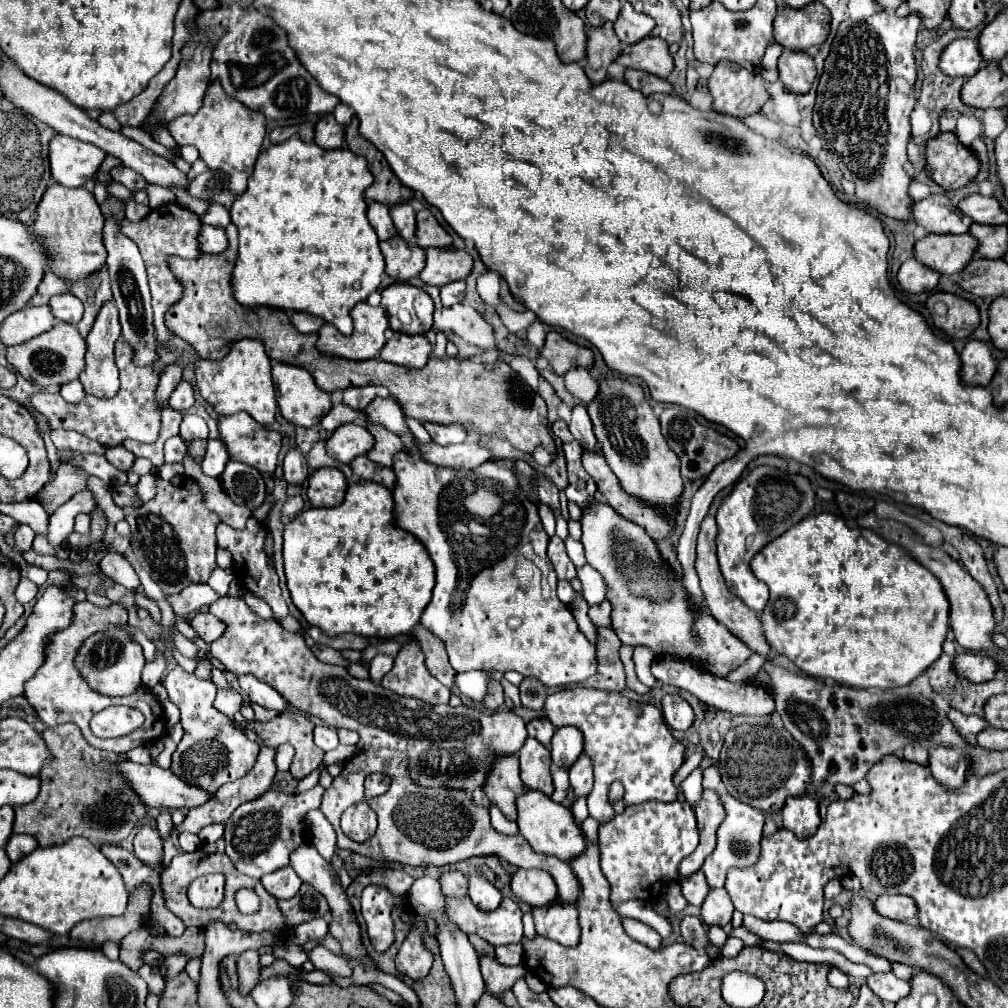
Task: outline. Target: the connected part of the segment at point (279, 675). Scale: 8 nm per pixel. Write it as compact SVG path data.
M242 597L218 599L210 605L210 613L226 623L224 635L210 645L210 653L220 663L224 663L228 671L232 671L238 677L254 675L256 679L274 687L296 709L300 709L308 715L320 717L326 725L330 725L334 729L346 727L346 729L360 733L360 743L358 743L360 749L394 747L394 749L404 751L410 759L410 775L420 785L434 785L432 777L436 777L438 785L458 787L458 789L466 789L466 791L472 787L482 787L488 767L492 765L492 753L498 753L498 751L516 753L528 737L522 717L516 715L514 711L498 711L498 713L486 715L486 713L480 713L466 705L460 705L460 707L428 705L428 703L412 699L412 697L400 697L400 695L384 689L380 683L374 683L368 679L356 679L344 667L326 665L314 657L314 653L306 647L302 635L288 633L274 619L260 619L256 613L252 613L248 609L248 605L244 603Z

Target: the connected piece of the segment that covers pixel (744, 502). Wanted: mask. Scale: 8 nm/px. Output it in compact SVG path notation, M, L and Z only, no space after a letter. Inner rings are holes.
M770 465L754 467L744 477L740 477L732 493L728 493L722 505L718 507L716 549L718 549L720 571L726 579L728 589L734 595L738 595L758 615L762 615L764 605L768 601L768 587L766 583L754 577L750 569L752 557L770 541L786 533L792 525L800 523L800 519L810 515L814 507L816 507L816 491L808 477L782 471Z

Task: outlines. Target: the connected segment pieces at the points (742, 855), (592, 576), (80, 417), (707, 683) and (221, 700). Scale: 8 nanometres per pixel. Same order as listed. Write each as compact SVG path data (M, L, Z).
M722 793L722 795L724 795L724 807L728 809L728 815L718 829L718 845L716 845L714 853L710 857L706 857L706 861L702 865L702 871L712 889L724 887L726 873L730 867L750 867L752 863L756 863L756 859L760 855L760 837L762 837L762 825L764 825L764 811L750 807L750 805L734 799L728 793Z
M584 565L584 567L578 567L578 575L576 575L580 581L582 581L582 587L584 587L584 599L590 603L590 605L598 605L604 601L604 581L602 577L596 573L594 567L590 565Z
M124 339L116 341L114 361L120 371L120 383L122 383L114 399L88 397L88 399L82 399L80 403L68 403L58 393L54 395L54 393L40 391L30 397L32 407L50 419L52 429L78 431L86 435L88 439L96 439L104 447L122 445L124 439L136 439L140 443L154 443L161 429L161 409L158 409L154 403L158 375L154 367L136 367L132 363L132 349L128 347L128 343L124 343Z
M666 657L666 659L656 659L652 663L652 675L662 681L664 685L672 685L672 687L678 687L678 689L684 689L684 691L690 691L692 695L696 695L700 701L716 707L716 709L722 709L722 711L728 711L732 715L758 715L758 717L764 717L764 715L772 715L774 713L774 697L770 697L770 691L766 687L758 687L754 685L752 681L740 681L740 683L730 683L726 679L720 679L720 677L714 677L712 673L692 665L692 663L684 663L680 659L674 659L674 657Z
M217 689L216 699L214 699L214 707L228 715L234 717L234 713L240 711L240 703L242 703L242 695L234 689Z

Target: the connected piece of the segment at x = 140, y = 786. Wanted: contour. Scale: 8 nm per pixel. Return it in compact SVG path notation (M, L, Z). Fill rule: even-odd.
M122 763L118 767L118 771L122 771L124 779L128 779L128 783L132 783L134 791L140 795L140 799L144 801L146 807L154 807L154 809L194 809L194 807L200 807L204 805L206 801L210 801L214 795L204 791L202 787L194 787L190 783L184 783L180 777L176 777L170 769L162 769L158 767L156 763L150 763L150 765L138 765L138 763Z

